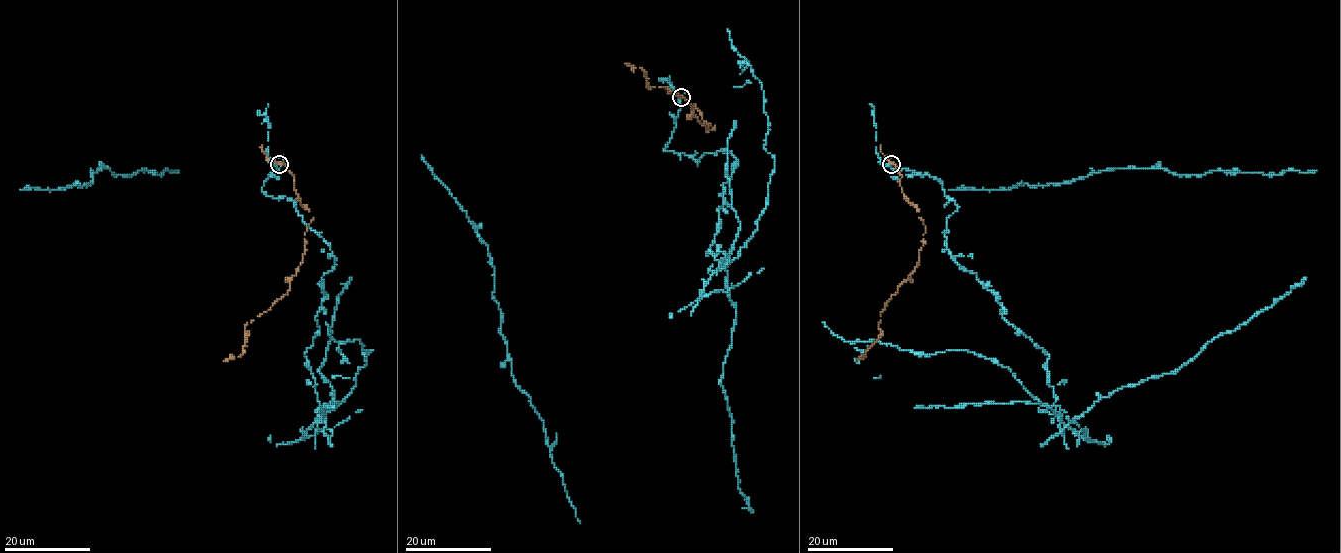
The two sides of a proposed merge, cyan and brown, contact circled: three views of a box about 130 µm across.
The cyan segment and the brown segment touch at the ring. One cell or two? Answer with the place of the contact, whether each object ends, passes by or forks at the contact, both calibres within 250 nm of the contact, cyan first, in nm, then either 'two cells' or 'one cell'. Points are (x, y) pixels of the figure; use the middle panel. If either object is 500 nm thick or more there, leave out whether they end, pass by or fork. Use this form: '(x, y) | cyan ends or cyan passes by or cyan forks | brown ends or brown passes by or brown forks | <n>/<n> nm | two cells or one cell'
(681, 97) | cyan passes by | brown passes by | 240/190 nm | two cells

